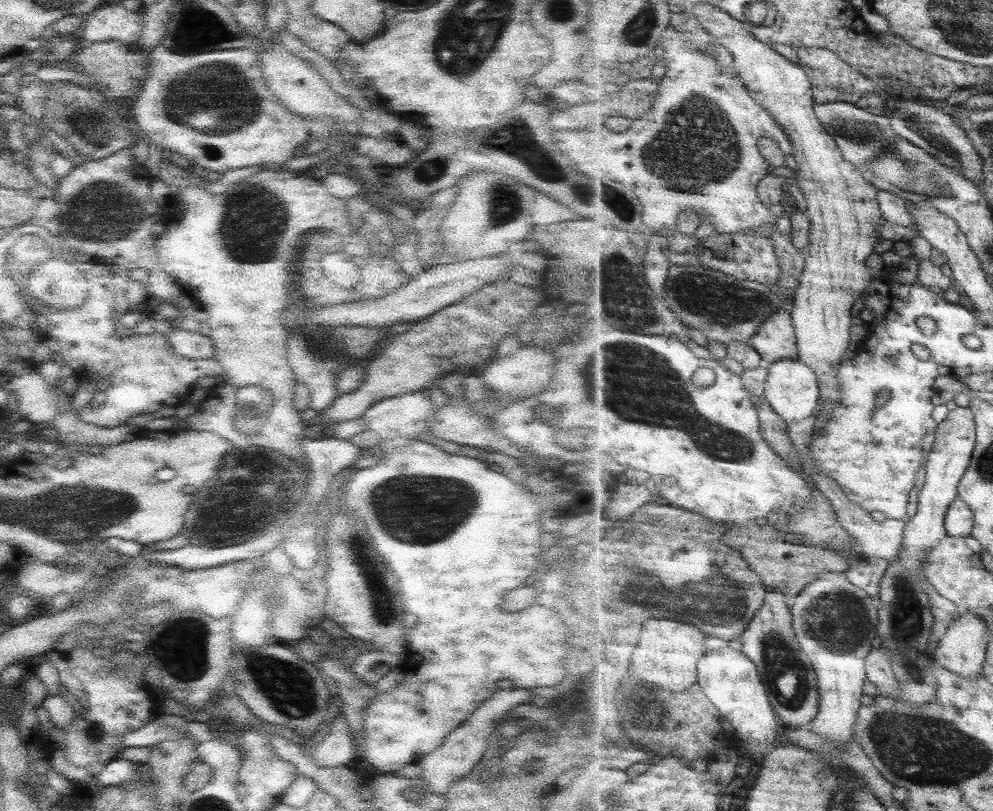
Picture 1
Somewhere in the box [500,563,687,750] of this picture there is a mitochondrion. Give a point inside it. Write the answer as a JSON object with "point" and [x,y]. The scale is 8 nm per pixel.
{"point":[648,708]}

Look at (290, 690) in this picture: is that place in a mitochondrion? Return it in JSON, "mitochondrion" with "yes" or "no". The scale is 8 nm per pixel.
{"mitochondrion":"yes"}

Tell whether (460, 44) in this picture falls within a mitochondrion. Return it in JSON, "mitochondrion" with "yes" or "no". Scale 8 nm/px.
{"mitochondrion":"yes"}

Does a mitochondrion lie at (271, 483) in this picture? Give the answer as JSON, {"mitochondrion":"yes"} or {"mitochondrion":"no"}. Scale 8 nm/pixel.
{"mitochondrion":"yes"}

